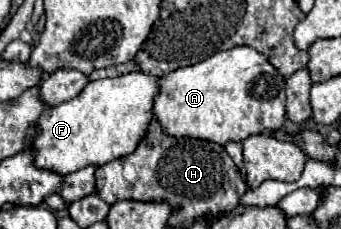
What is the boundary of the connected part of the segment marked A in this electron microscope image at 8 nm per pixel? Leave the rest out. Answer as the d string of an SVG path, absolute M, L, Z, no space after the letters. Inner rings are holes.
M236 46L224 52L216 52L214 56L192 64L184 68L176 68L170 74L164 74L158 78L158 94L152 104L154 120L162 126L162 132L174 138L198 138L198 140L210 140L216 144L226 142L242 142L252 134L266 134L280 130L286 120L284 112L284 76L268 64L268 58L254 48L248 46Z

